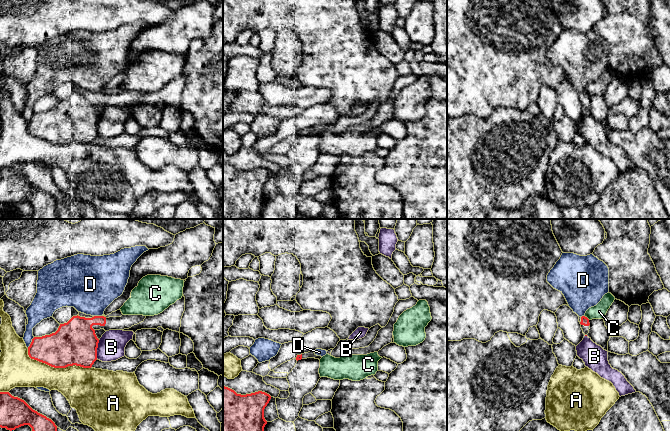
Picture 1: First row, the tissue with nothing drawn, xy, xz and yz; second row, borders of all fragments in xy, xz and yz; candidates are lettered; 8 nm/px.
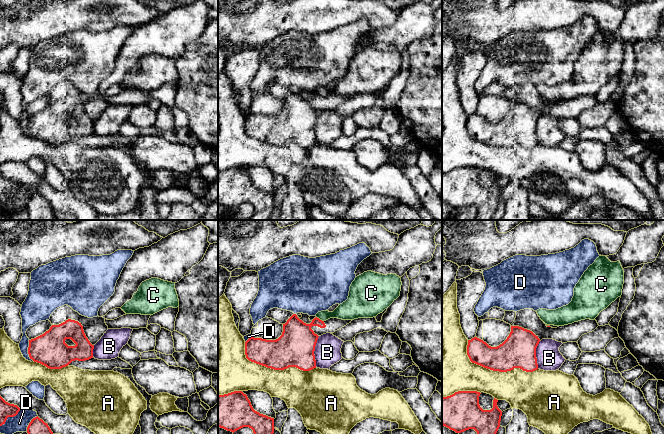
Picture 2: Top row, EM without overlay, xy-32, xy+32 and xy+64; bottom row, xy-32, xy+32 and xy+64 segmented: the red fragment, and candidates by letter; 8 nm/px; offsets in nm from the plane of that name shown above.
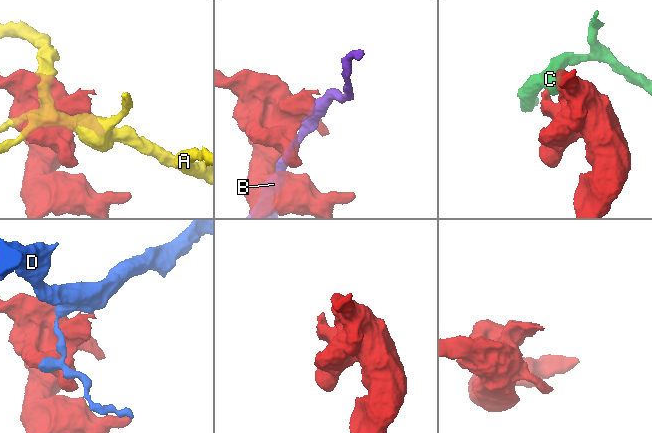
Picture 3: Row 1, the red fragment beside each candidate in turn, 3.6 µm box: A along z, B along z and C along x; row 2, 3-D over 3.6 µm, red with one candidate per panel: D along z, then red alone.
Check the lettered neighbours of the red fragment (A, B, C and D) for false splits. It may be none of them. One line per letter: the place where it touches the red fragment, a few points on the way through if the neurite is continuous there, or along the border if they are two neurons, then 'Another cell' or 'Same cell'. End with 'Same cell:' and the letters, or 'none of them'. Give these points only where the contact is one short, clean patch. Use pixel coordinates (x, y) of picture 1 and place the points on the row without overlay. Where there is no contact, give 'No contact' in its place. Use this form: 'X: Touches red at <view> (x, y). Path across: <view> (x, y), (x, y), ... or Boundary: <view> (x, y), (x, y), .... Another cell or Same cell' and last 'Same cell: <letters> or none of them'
A: Touches red at xy (56, 143). Another cell
B: Touches red at xy (96, 125). Another cell
C: Touches red at yz (586, 93). Boundary: yz (584, 91), (589, 95). Another cell
D: Touches red at xy (31, 118). Another cell
Same cell: none of them

